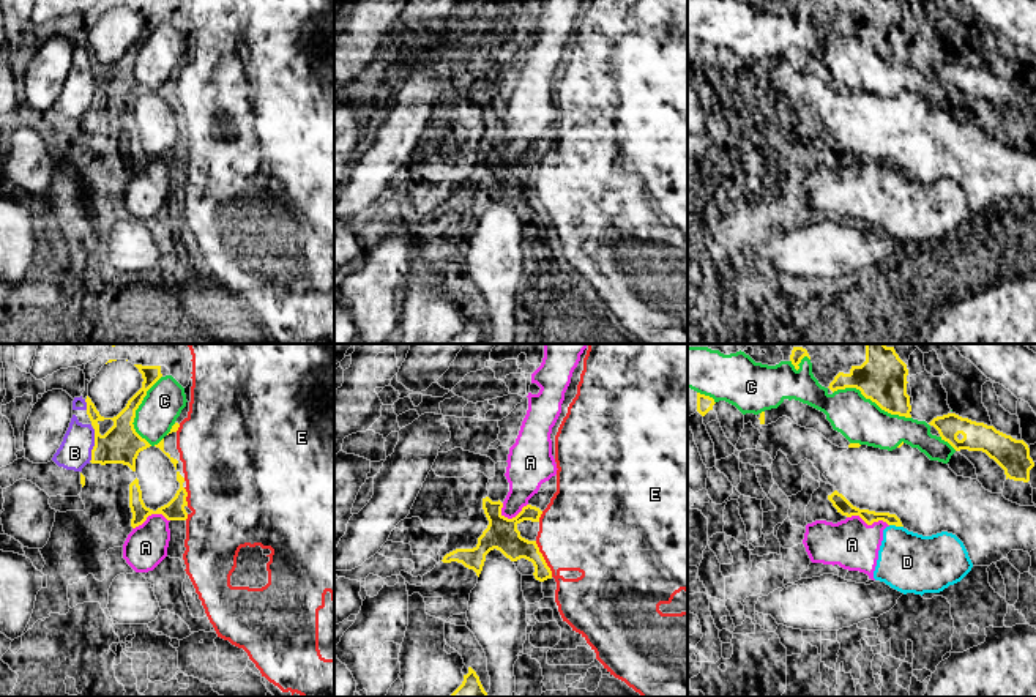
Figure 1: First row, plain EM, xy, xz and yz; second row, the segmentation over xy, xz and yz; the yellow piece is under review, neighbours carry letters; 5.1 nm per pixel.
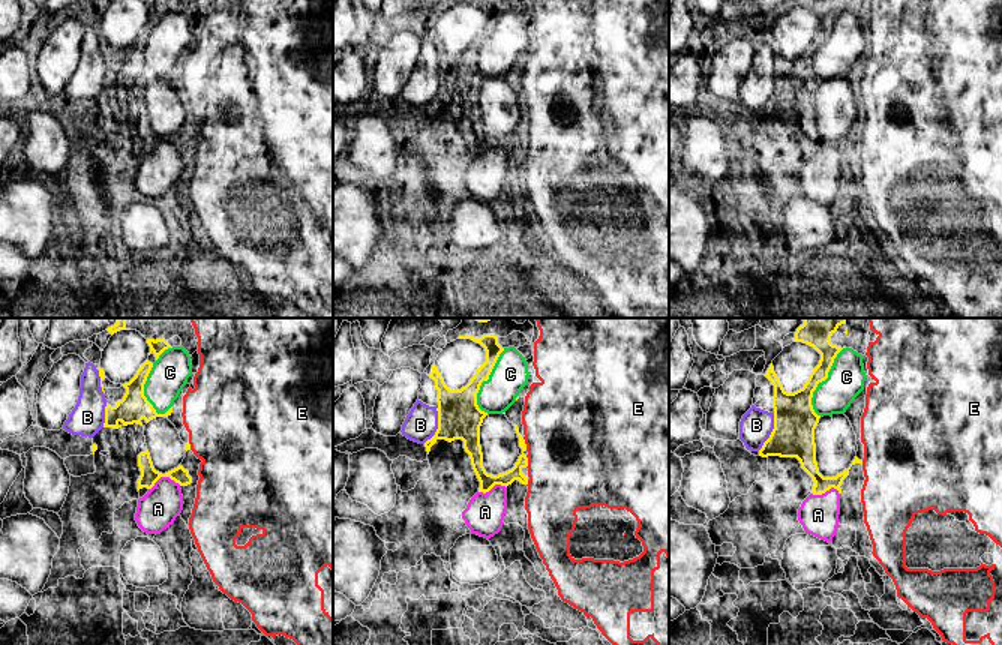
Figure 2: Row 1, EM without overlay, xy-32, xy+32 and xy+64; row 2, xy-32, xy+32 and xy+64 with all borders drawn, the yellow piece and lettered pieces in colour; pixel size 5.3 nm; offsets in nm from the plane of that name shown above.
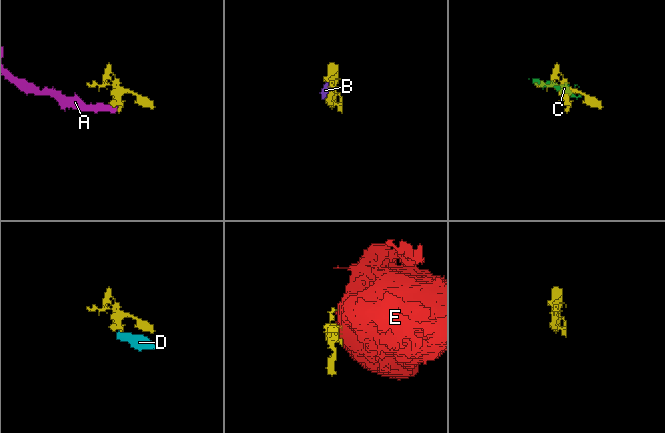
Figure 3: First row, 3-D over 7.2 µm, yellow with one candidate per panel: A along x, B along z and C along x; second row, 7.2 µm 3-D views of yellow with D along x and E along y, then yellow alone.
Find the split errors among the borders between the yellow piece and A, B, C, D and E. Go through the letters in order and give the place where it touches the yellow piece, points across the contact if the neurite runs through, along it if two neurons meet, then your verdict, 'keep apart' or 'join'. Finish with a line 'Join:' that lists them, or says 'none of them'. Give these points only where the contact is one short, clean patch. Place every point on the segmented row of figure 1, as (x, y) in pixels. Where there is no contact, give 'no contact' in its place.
A: yz (868, 524) | keep apart
B: xy (95, 445) | keep apart
C: xy (136, 409) | keep apart
D: yz (896, 525) | along yz (890, 524), (902, 527) | keep apart
E: xz (543, 559) | keep apart
Join: none of them

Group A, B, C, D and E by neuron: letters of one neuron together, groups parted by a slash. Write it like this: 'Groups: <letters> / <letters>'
Groups: A D / B / C / E

